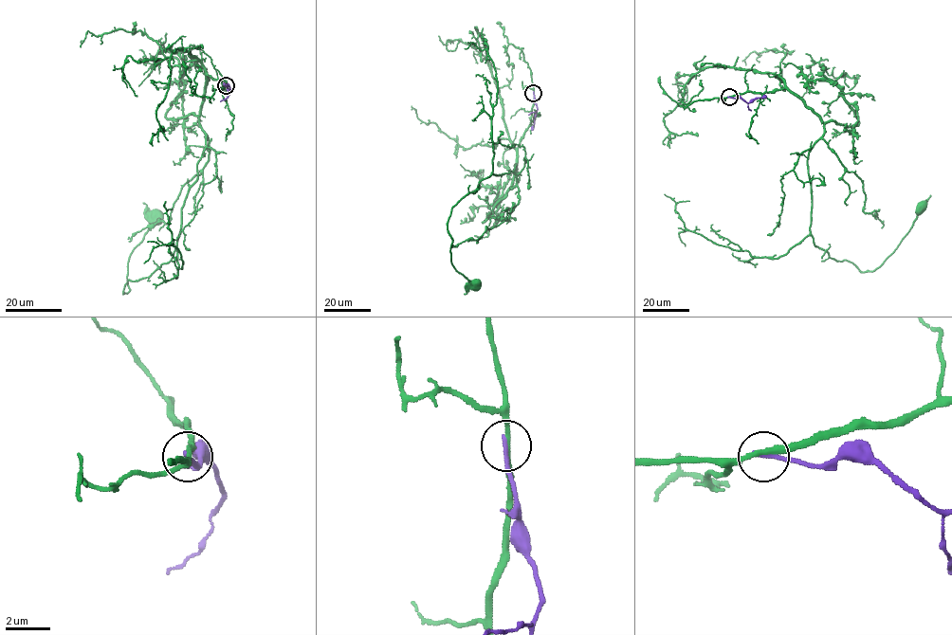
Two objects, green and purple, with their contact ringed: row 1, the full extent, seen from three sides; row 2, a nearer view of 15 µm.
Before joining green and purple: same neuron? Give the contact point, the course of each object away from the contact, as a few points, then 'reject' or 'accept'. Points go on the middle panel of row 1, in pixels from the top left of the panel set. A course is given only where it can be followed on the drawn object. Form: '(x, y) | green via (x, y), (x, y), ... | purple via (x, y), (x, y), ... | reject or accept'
(533, 93) | green via (534, 92), (510, 187), (516, 184), (514, 172), (492, 173), (448, 220), (451, 263), (474, 283) | purple via (534, 92), (537, 109), (532, 130) | reject

